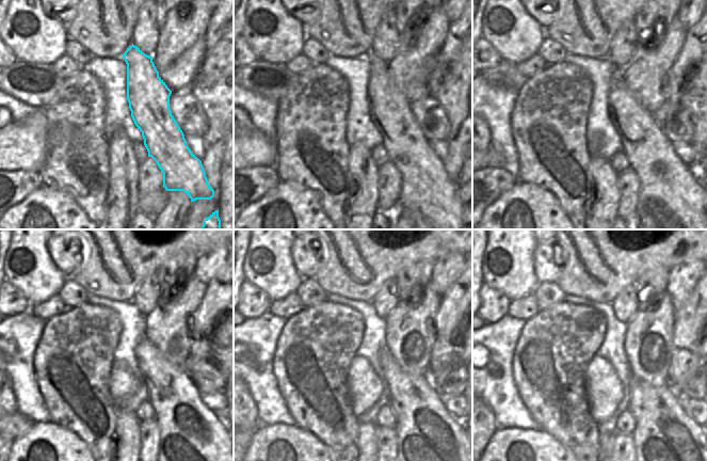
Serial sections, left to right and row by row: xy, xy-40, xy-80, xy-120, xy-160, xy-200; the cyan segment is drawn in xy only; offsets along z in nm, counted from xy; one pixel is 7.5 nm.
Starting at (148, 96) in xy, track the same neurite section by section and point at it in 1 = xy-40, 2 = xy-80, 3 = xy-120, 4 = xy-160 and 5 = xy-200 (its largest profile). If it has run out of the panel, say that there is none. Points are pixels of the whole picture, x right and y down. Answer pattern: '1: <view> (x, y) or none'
1: xy-40 (429, 194)
2: xy-80 (671, 206)
3: xy-120 (195, 446)
4: xy-160 (433, 446)
5: xy-200 (670, 446)

